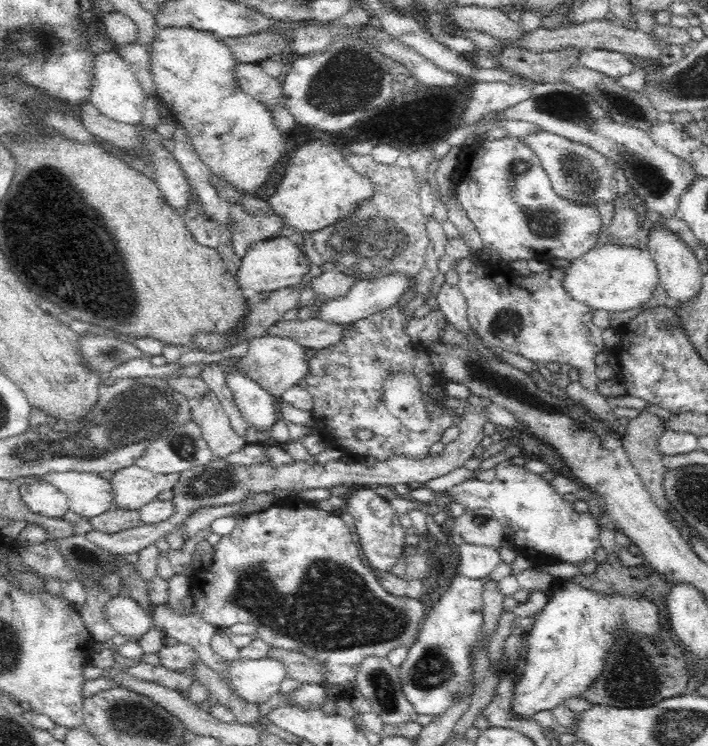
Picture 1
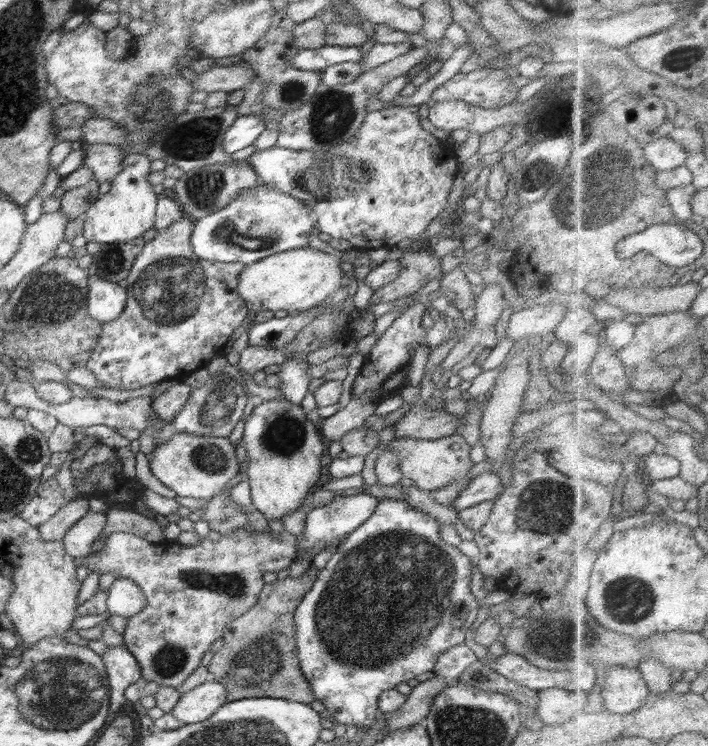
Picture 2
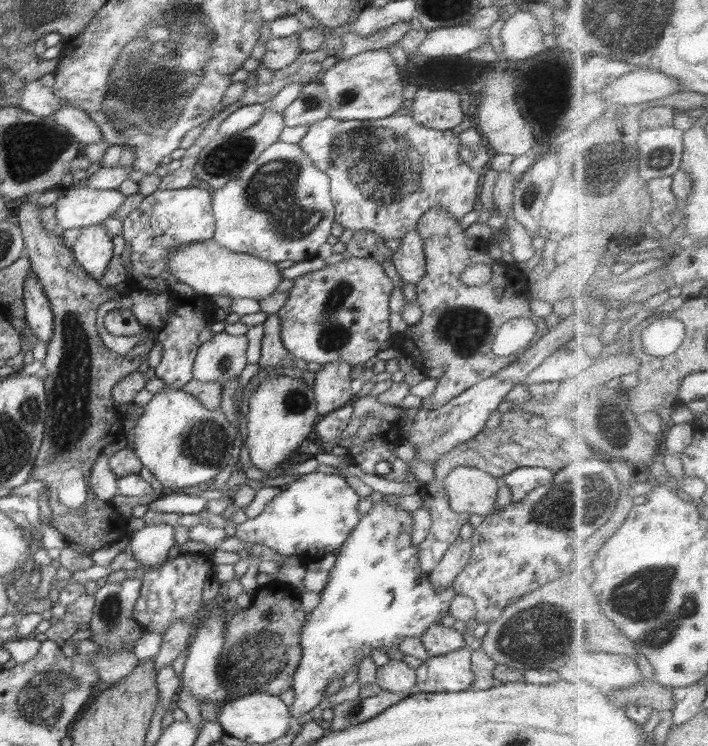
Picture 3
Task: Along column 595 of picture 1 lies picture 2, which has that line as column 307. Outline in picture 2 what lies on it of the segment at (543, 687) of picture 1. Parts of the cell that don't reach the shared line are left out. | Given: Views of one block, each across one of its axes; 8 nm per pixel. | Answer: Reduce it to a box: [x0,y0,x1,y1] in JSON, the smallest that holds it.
[294,498,480,728]

